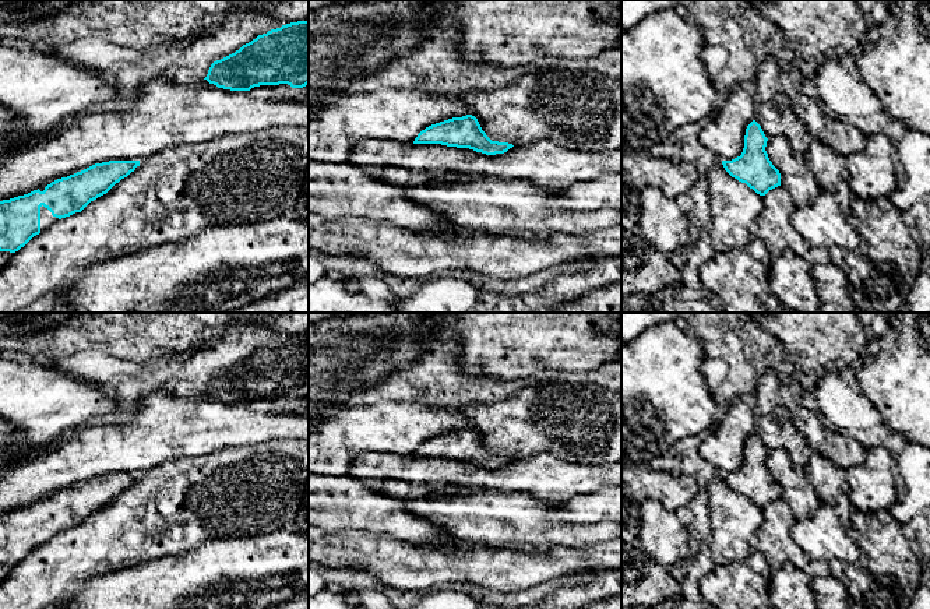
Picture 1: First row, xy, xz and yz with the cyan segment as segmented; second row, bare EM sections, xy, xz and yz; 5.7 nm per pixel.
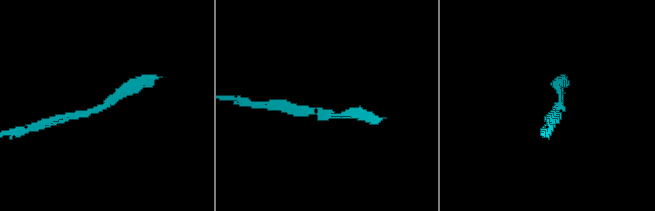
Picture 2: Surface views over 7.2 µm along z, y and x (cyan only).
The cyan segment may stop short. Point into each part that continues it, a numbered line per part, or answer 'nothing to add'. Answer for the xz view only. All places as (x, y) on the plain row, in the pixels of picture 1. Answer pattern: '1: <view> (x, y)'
nothing to add

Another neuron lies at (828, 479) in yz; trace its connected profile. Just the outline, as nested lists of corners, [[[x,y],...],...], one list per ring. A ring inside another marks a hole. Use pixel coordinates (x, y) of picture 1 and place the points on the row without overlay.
[[[813,453],[804,472],[821,503],[829,504],[842,527],[849,531],[852,503],[848,500],[846,469],[831,462],[818,453]]]

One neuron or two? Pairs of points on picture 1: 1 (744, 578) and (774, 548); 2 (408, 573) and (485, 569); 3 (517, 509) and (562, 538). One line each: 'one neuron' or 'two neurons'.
1: two neurons
2: one neuron
3: one neuron

